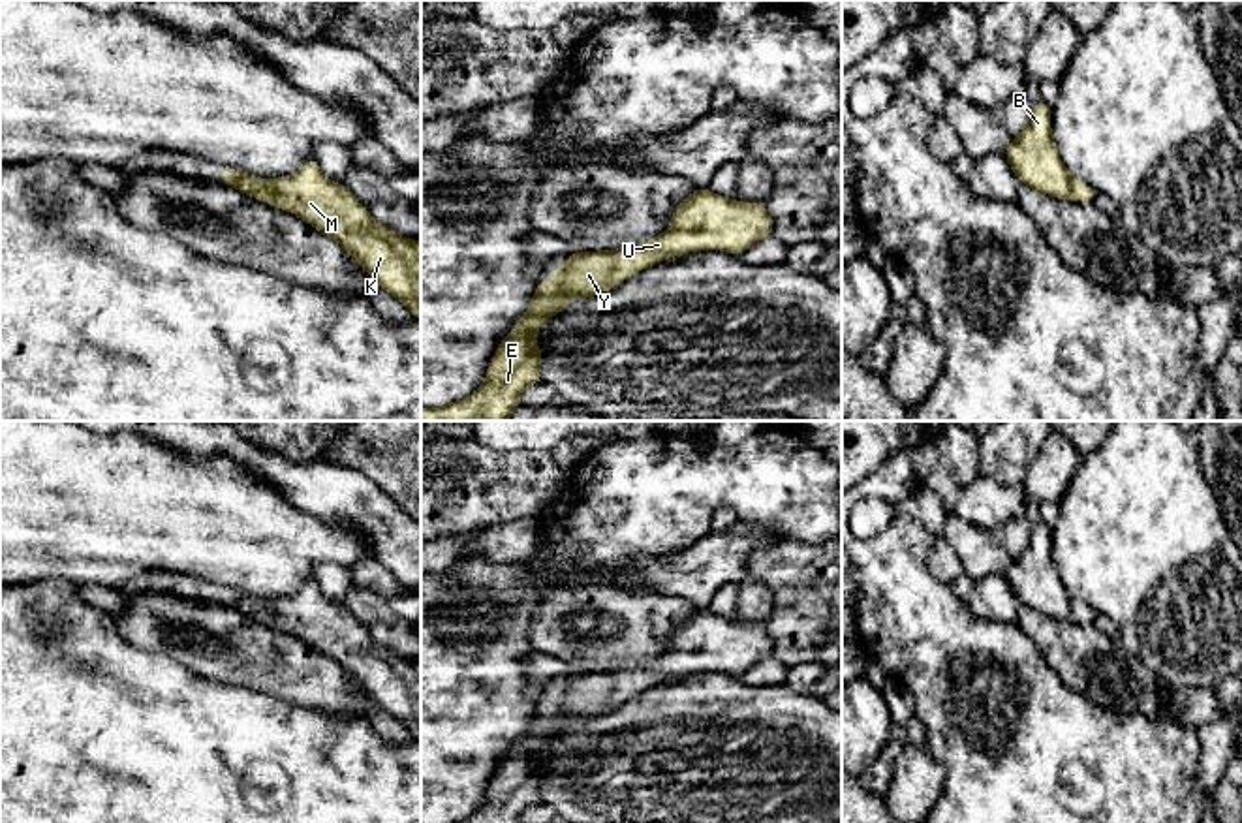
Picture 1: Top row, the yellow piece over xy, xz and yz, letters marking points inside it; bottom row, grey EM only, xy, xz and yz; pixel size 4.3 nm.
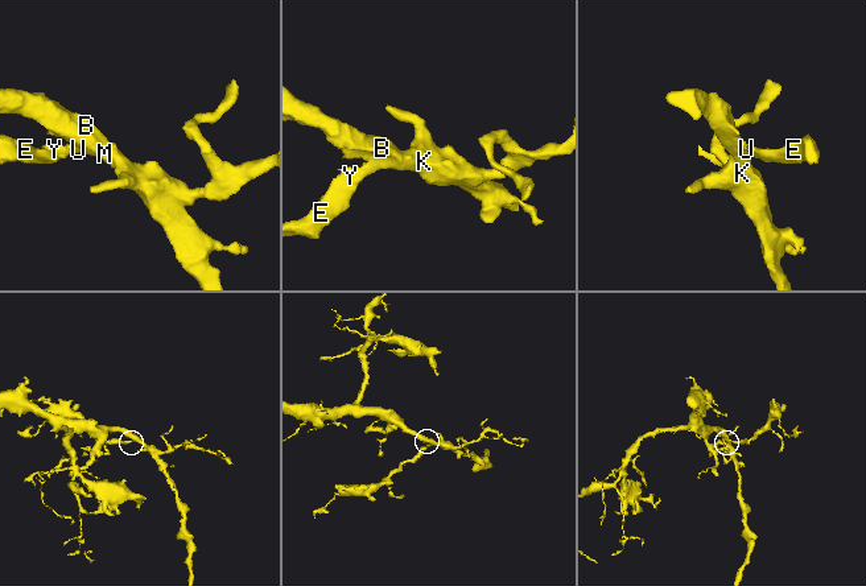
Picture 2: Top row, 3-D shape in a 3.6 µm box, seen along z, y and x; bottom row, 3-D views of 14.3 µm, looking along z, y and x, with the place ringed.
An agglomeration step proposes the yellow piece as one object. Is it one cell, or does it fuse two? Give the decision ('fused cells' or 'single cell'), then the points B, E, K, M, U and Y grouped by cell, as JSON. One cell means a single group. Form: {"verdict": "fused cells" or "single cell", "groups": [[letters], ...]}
{"verdict": "single cell", "groups": [["B", "E", "K", "M", "U", "Y"]]}

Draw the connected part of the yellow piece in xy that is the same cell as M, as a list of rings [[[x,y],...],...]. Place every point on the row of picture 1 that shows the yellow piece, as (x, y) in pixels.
[[[314,156],[297,173],[276,179],[248,177],[231,165],[220,165],[220,171],[218,184],[237,188],[254,199],[287,210],[319,233],[329,235],[381,289],[396,297],[421,321],[421,241],[408,241],[404,235],[378,224],[346,184],[333,182],[321,173]]]

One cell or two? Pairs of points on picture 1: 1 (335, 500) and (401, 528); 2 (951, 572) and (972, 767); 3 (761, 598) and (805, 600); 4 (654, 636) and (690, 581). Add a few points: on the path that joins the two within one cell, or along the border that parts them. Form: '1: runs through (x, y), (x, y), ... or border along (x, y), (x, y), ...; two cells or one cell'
1: runs through (352, 500), (372, 513), (384, 515); one cell
2: border along (932, 542), (929, 570), (949, 585); two cells
3: border along (746, 575), (771, 594), (765, 622); two cells
4: border along (652, 589), (664, 594), (679, 594), (698, 607); two cells

